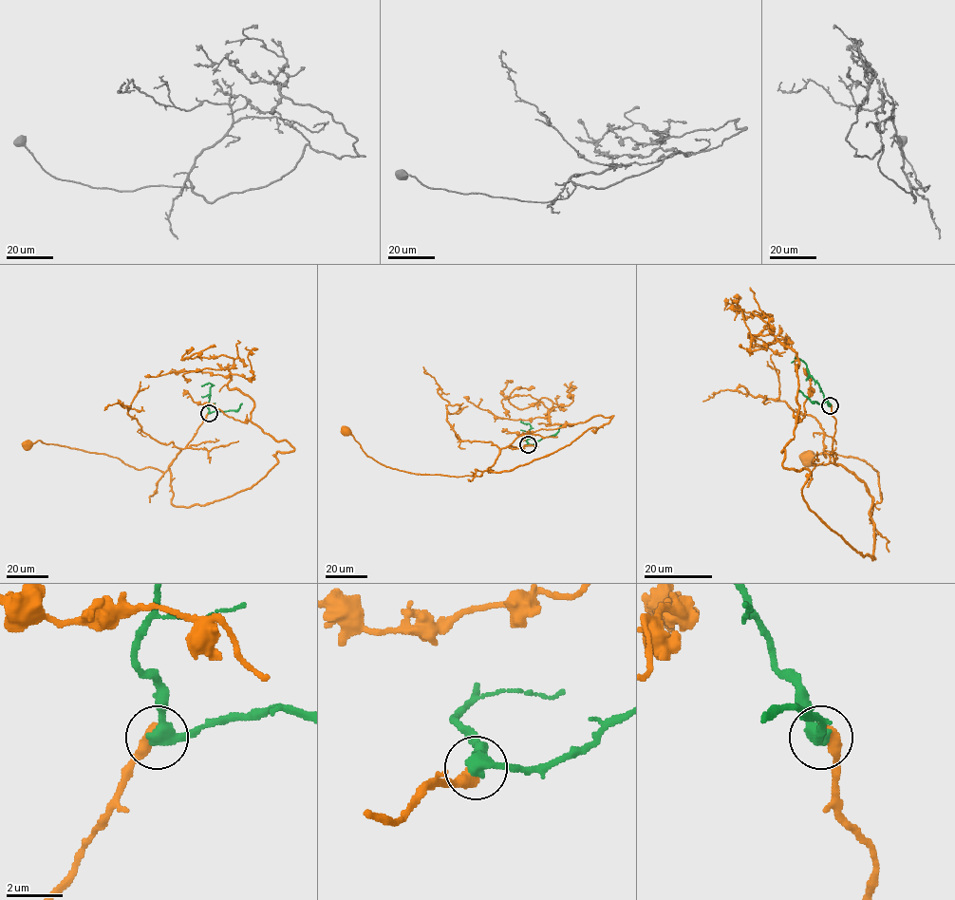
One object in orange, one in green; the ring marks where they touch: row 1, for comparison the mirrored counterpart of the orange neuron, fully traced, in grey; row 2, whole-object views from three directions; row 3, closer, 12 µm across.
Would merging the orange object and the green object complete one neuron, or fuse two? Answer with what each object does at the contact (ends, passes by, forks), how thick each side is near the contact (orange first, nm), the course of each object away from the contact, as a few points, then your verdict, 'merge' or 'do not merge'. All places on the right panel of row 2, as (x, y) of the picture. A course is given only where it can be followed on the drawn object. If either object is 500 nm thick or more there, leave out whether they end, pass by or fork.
orange ends | green passes by | 480/400 nm | orange via (830, 405), (834, 463), (864, 482), (873, 503), (881, 501), (878, 473), (866, 461), (829, 451), (808, 458) | green via (830, 405), (806, 365), (795, 358), (792, 363) | do not merge

